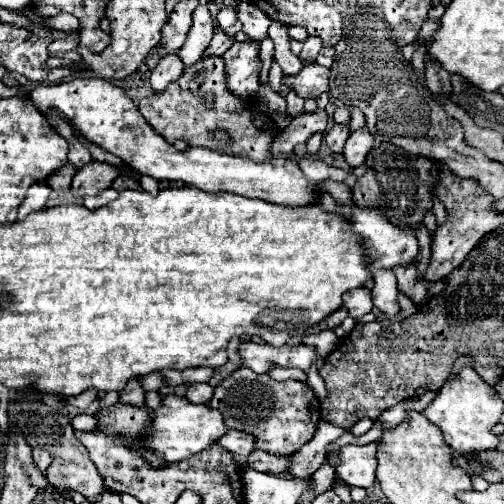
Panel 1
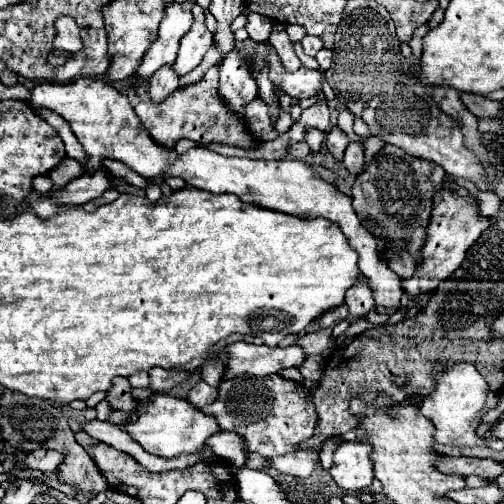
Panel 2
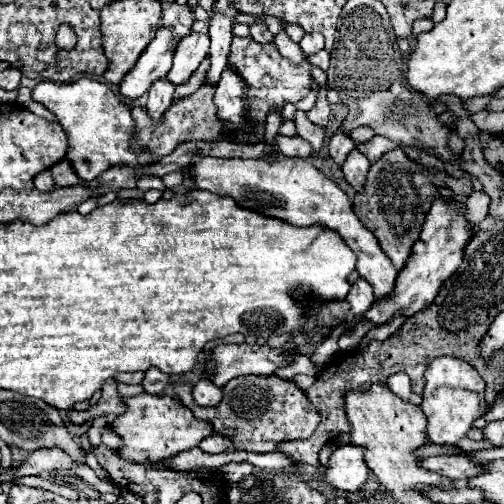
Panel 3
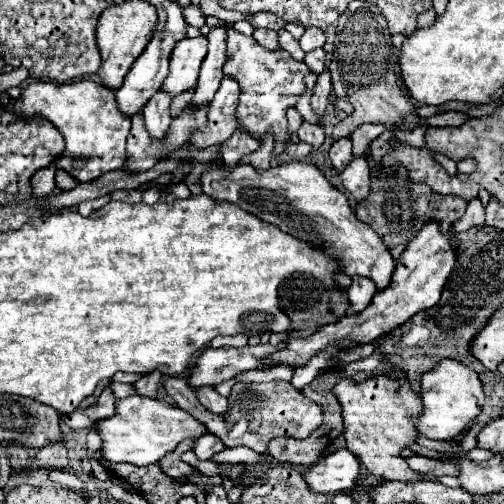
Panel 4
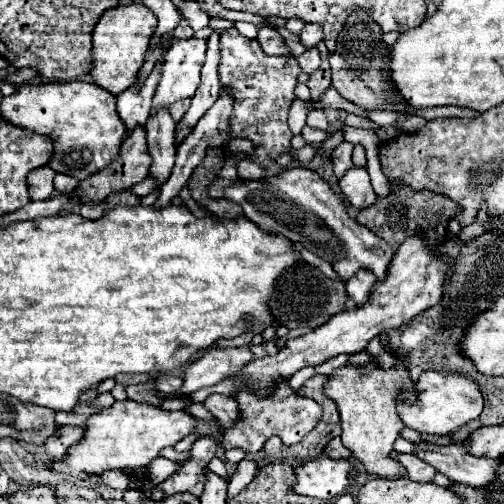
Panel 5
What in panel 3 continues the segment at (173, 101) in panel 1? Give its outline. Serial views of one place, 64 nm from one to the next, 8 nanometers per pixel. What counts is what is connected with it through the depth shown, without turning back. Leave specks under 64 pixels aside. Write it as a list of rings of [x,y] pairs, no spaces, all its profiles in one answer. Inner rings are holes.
[[[208,82],[208,84],[202,84],[194,94],[190,94],[186,98],[180,98],[180,100],[174,100],[172,106],[164,112],[164,118],[162,118],[160,124],[154,124],[154,120],[150,118],[146,108],[134,106],[132,108],[132,118],[136,120],[136,128],[138,128],[136,136],[140,136],[142,144],[148,150],[152,150],[156,160],[166,156],[166,154],[172,154],[172,150],[180,142],[186,142],[186,140],[228,140],[228,142],[236,142],[238,140],[236,132],[226,130],[224,120],[220,120],[218,114],[216,114],[214,92],[216,92],[216,84]]]

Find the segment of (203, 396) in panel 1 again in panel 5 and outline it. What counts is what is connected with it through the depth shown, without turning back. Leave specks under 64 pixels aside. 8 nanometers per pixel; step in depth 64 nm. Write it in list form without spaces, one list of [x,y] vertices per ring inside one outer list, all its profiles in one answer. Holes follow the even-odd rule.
[[[210,394],[204,400],[204,406],[210,410],[212,416],[220,420],[222,428],[230,428],[232,422],[238,416],[238,404],[232,396],[222,396],[222,394]]]

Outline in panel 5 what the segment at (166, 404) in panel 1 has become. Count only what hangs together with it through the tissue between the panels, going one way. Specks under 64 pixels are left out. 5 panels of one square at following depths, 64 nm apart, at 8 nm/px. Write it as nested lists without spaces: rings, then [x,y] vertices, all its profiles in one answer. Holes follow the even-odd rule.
[[[136,400],[114,402],[112,408],[90,416],[82,442],[72,446],[62,462],[54,462],[54,468],[78,478],[118,468],[142,468],[158,458],[162,448],[174,446],[178,440],[192,434],[196,430],[196,424],[196,418],[184,410],[168,412],[160,406],[142,404]]]

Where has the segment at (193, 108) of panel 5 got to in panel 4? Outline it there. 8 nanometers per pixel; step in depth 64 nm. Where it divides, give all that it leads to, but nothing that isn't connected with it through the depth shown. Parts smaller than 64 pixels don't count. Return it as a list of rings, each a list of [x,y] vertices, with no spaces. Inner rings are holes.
[[[226,26],[210,28],[210,32],[208,32],[208,54],[206,54],[202,68],[200,68],[200,78],[198,78],[198,86],[196,86],[192,104],[212,102],[212,96],[214,96],[216,88],[220,86],[220,80],[224,76],[222,66],[226,62],[226,38],[228,38]]]

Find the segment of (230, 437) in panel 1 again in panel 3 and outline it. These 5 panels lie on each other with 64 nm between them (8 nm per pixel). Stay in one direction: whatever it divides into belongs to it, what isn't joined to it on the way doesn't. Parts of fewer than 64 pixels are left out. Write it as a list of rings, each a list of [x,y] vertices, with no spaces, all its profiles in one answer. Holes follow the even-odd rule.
[[[212,434],[212,436],[204,438],[200,442],[200,448],[204,452],[210,452],[210,454],[220,454],[220,452],[226,452],[226,450],[236,450],[232,438],[226,438],[226,436],[220,436],[220,434]]]

